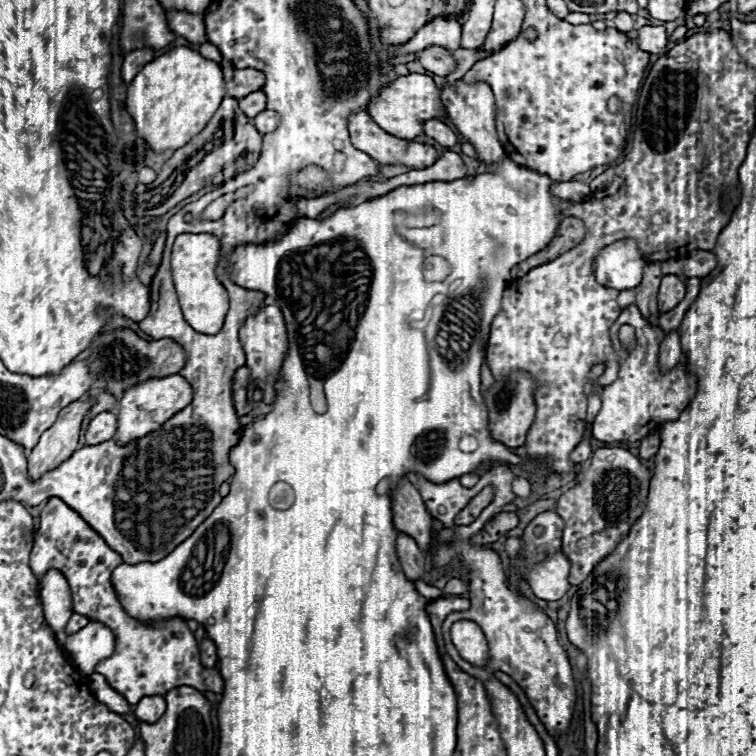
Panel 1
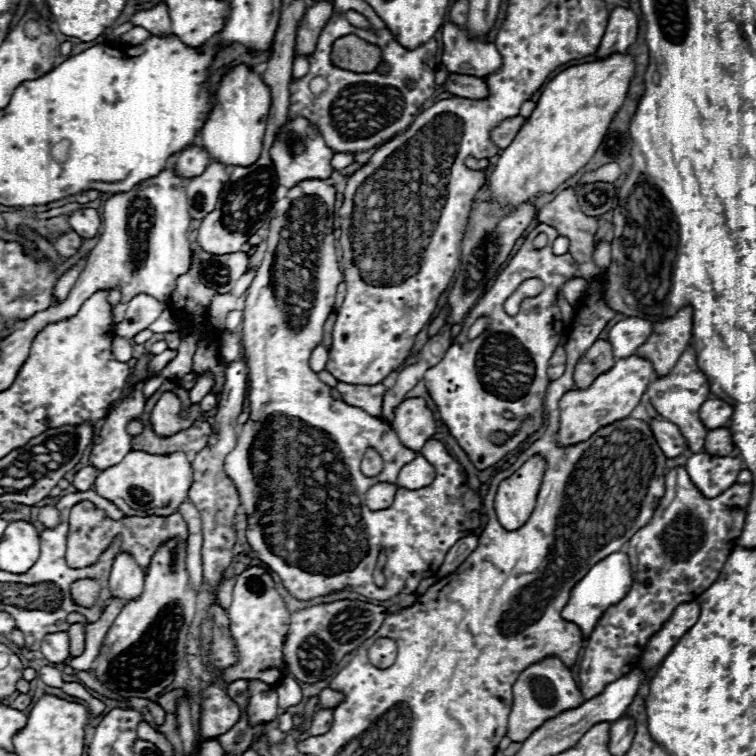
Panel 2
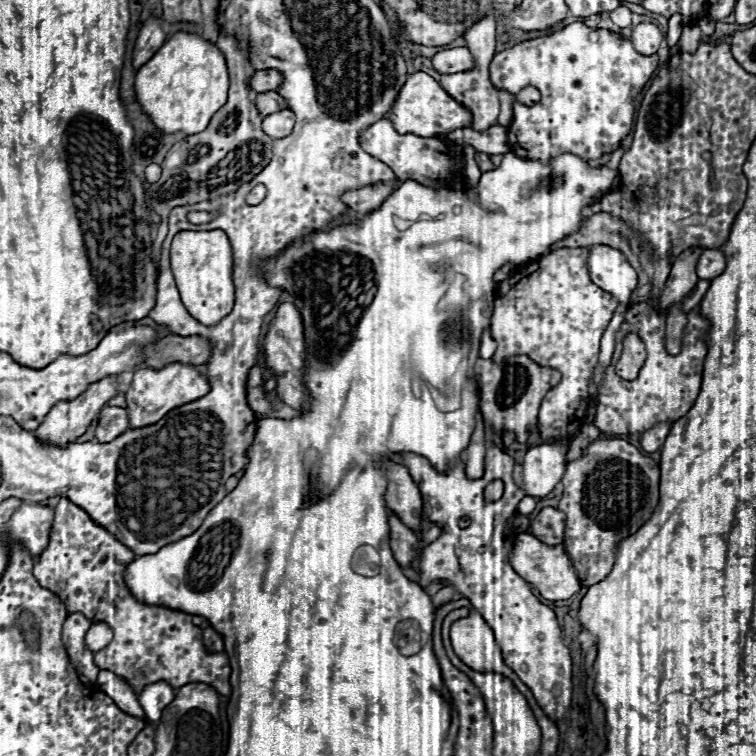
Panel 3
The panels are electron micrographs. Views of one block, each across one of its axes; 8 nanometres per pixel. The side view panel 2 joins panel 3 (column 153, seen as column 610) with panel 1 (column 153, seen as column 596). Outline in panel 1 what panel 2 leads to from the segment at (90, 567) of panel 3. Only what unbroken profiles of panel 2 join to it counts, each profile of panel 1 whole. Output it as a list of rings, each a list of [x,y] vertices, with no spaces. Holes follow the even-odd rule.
[[[50,498],[40,514],[40,528],[30,554],[30,566],[38,578],[48,570],[60,570],[70,584],[72,610],[88,616],[90,620],[104,622],[116,634],[114,652],[96,664],[96,672],[104,674],[108,684],[124,694],[130,704],[138,704],[144,696],[166,694],[178,686],[194,686],[204,692],[222,694],[224,678],[220,668],[202,666],[198,642],[194,632],[188,628],[186,618],[166,618],[146,624],[132,618],[122,608],[112,584],[112,570],[122,562],[122,556],[112,550],[78,512],[66,506],[60,498]]]

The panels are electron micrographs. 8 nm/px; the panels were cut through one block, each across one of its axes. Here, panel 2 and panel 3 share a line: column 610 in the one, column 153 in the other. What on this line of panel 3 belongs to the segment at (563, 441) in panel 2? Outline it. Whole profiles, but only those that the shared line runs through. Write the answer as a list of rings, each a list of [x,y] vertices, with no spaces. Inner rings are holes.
[[[168,364],[164,368],[140,368],[134,372],[134,380],[130,390],[126,392],[128,402],[128,416],[130,416],[130,428],[142,428],[148,424],[154,424],[162,416],[166,416],[172,408],[178,408],[186,402],[198,400],[200,396],[210,392],[208,378],[194,366],[194,364]]]

